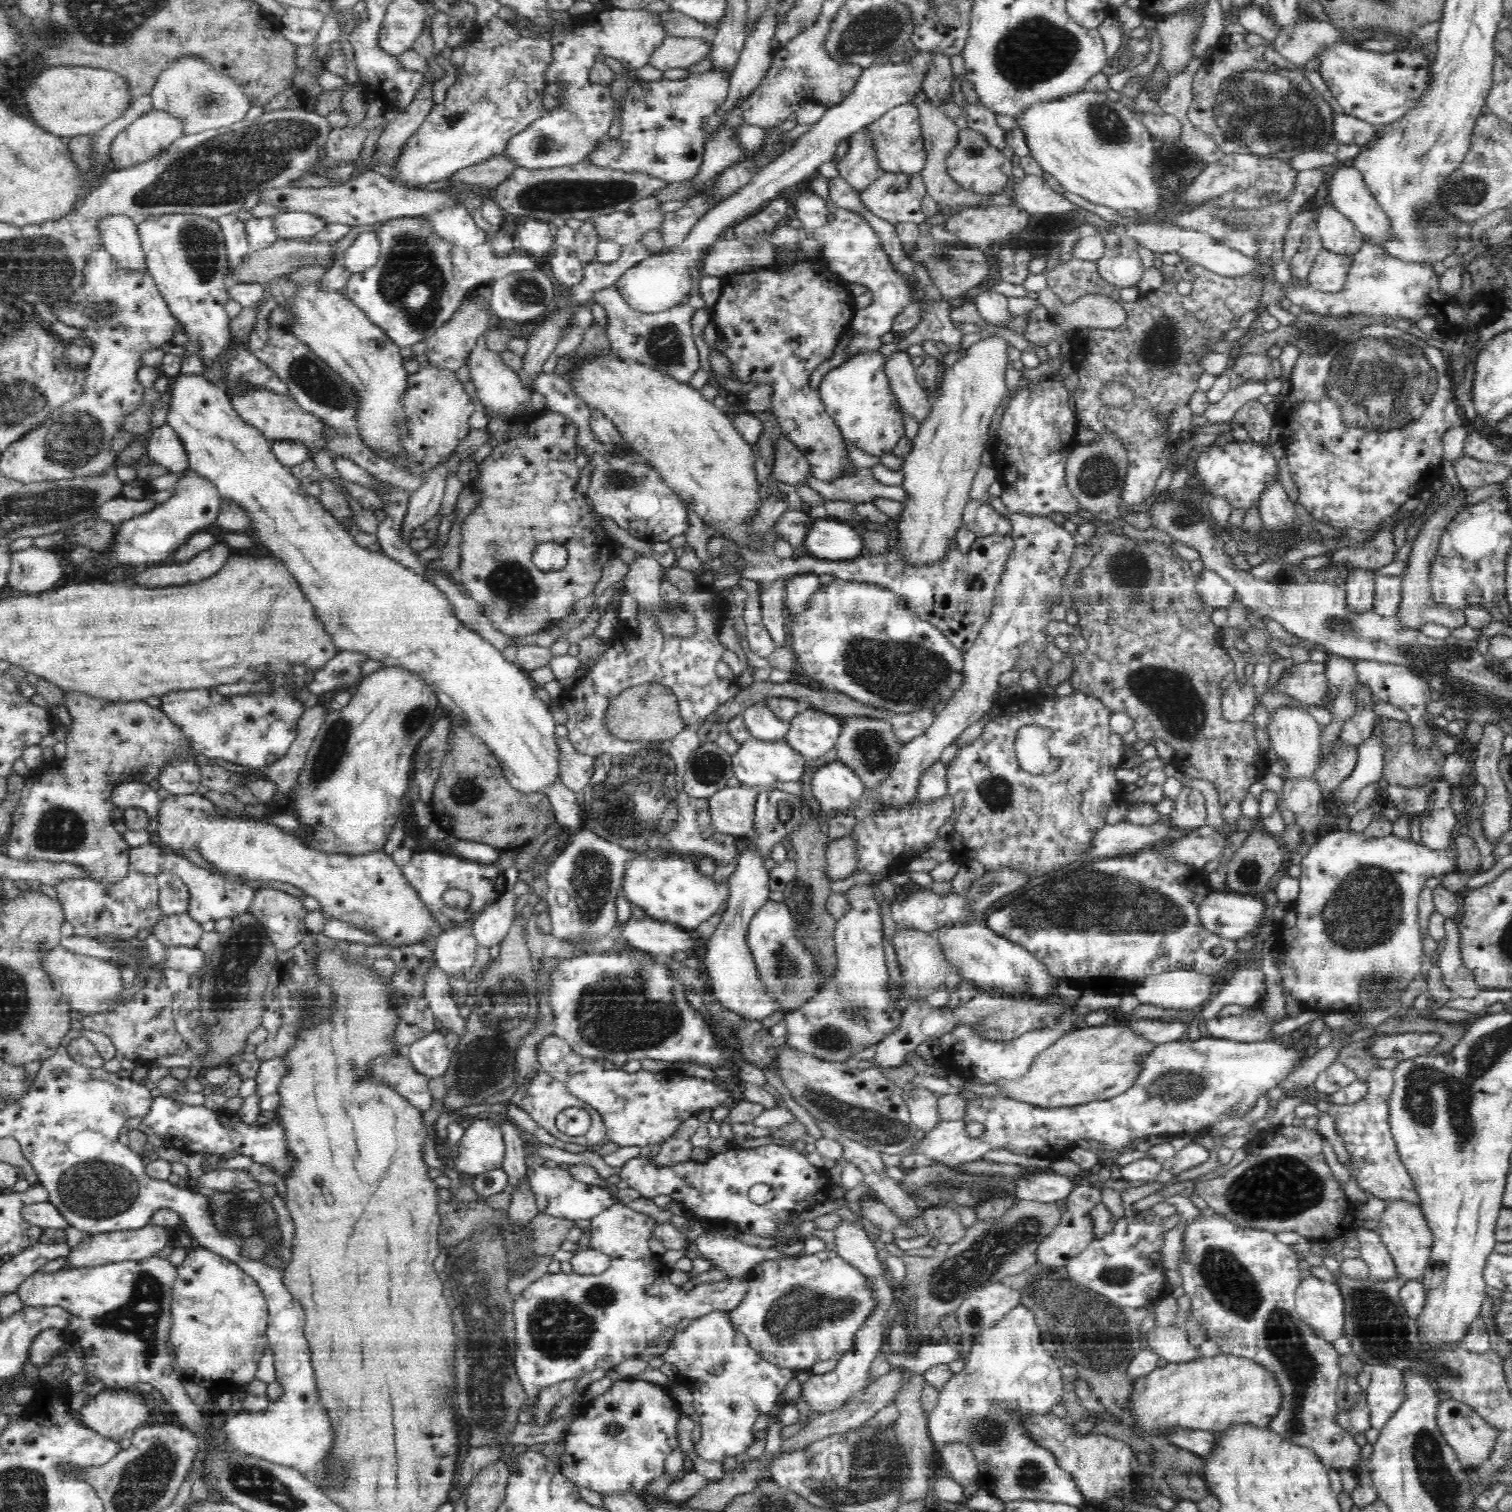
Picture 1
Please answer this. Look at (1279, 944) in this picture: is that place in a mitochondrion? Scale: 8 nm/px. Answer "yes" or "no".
no

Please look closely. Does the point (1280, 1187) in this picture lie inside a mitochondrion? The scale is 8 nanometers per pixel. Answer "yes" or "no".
yes

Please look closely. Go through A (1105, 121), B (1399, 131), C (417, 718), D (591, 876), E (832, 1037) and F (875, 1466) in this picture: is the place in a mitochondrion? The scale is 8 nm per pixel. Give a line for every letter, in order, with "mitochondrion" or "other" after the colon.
A: mitochondrion
B: other
C: mitochondrion
D: mitochondrion
E: mitochondrion
F: mitochondrion

